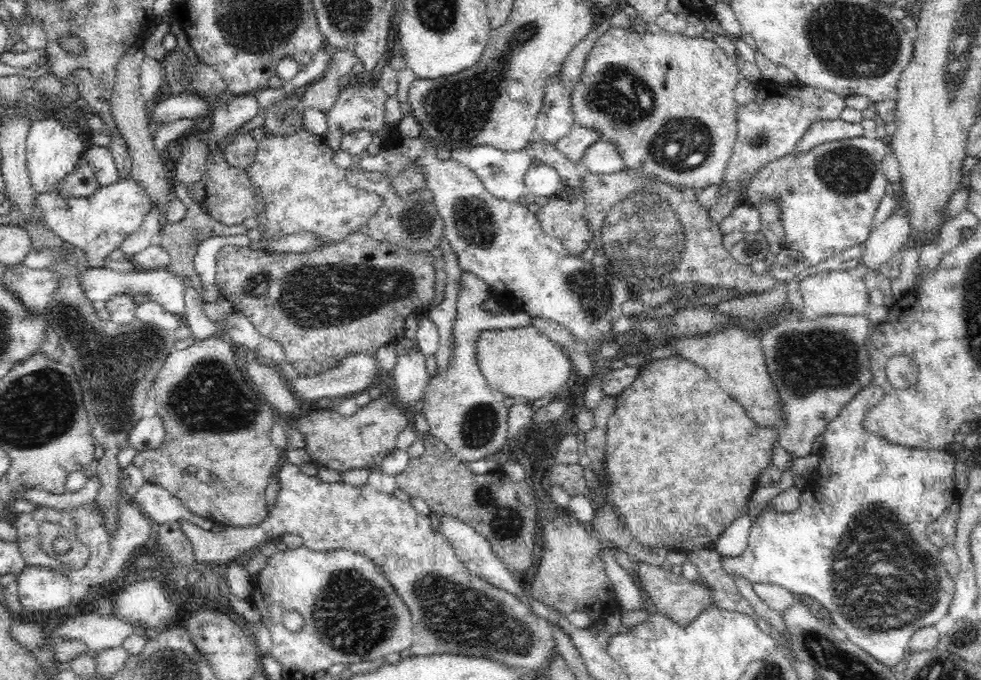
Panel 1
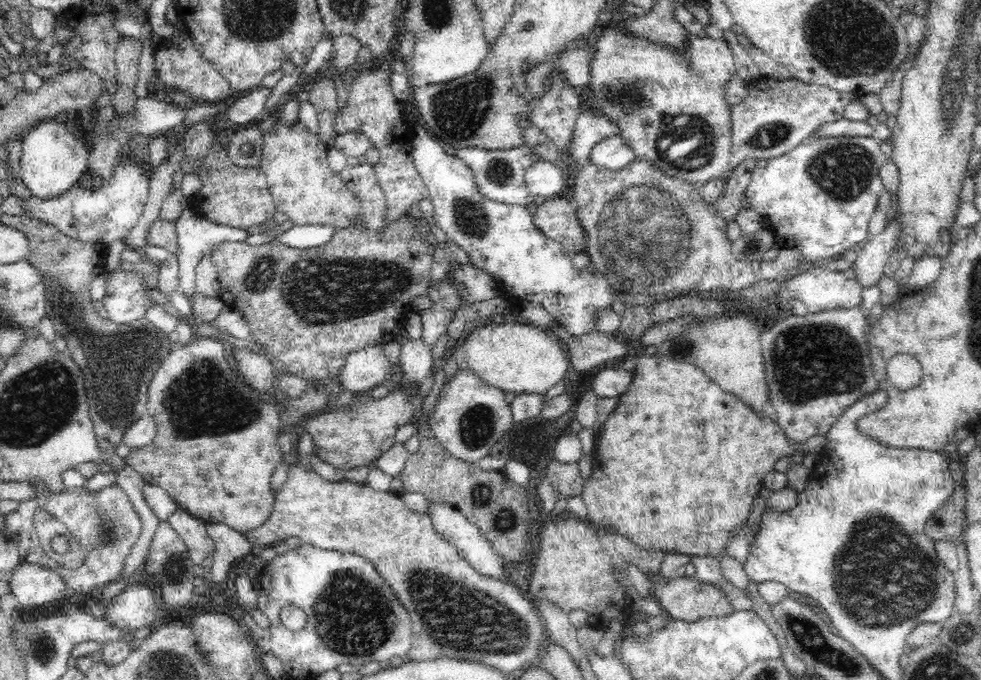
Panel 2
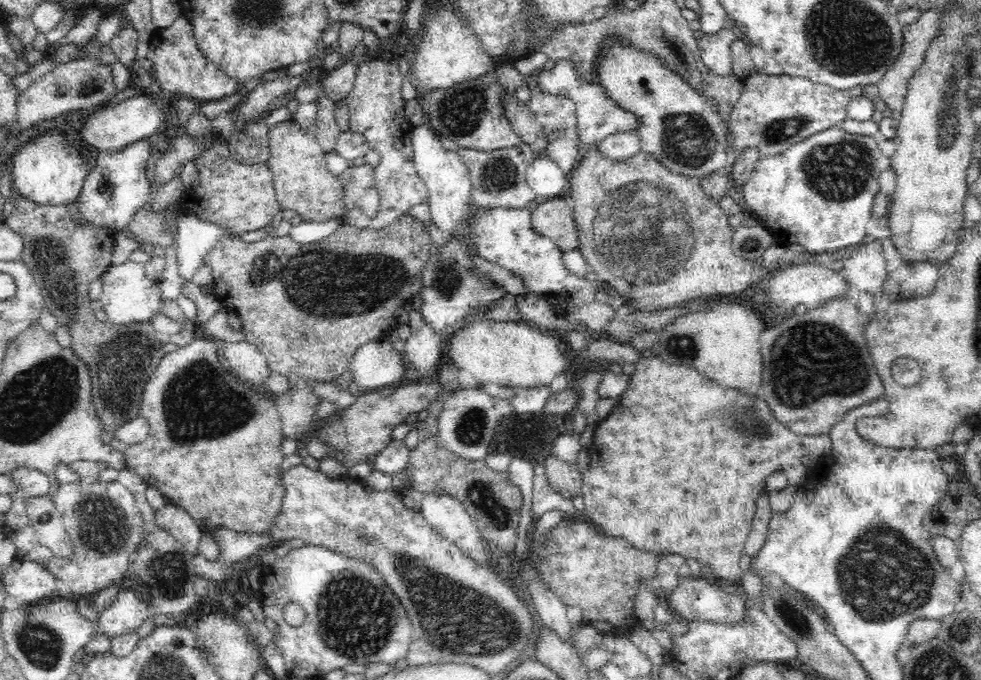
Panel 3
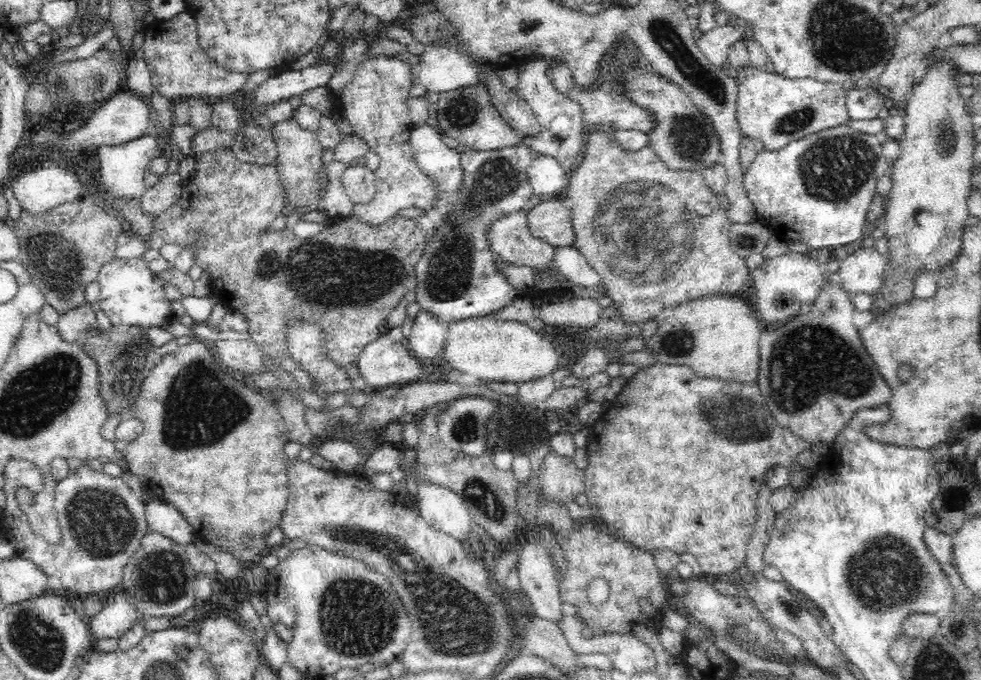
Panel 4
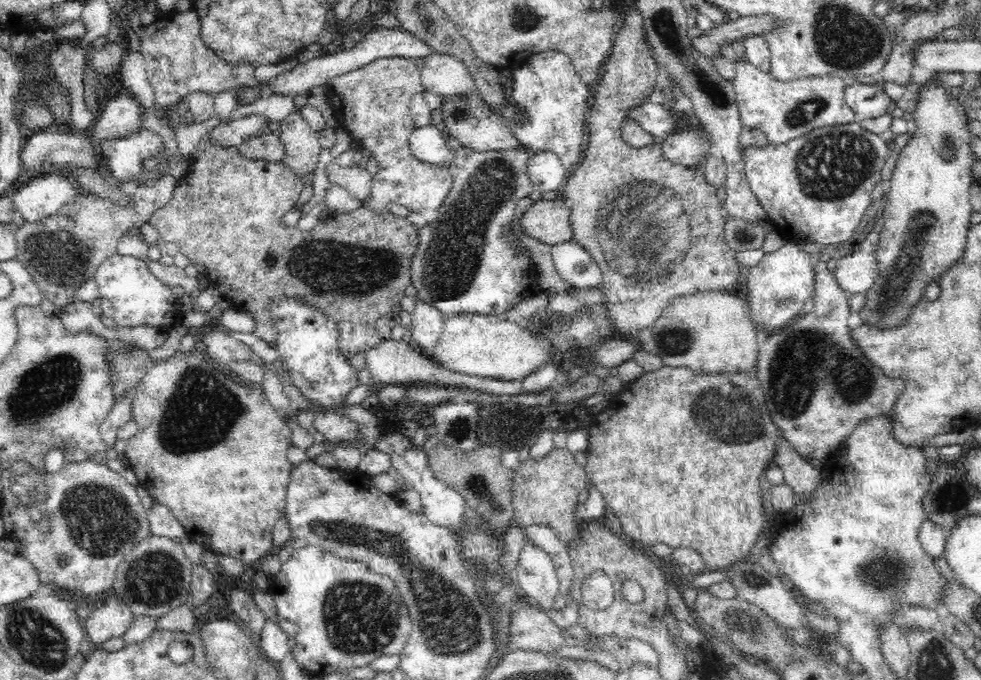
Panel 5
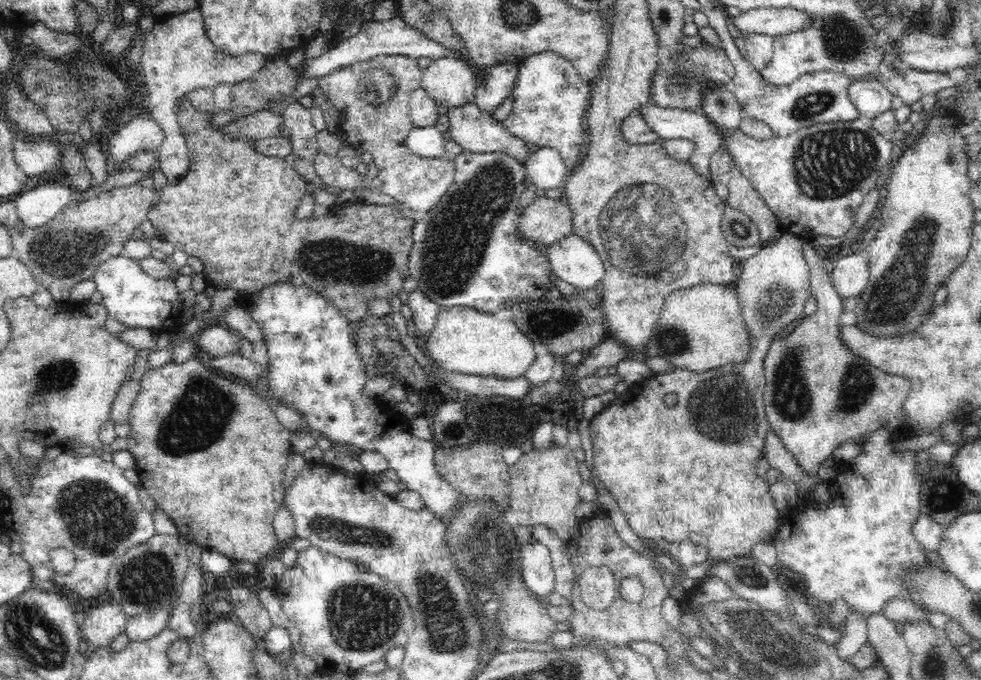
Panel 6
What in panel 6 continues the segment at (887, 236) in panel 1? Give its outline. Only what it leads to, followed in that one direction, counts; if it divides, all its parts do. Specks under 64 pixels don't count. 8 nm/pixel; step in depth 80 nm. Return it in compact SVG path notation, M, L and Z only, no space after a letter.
M837 256L834 259L834 268L830 272L830 278L834 283L835 290L844 300L849 297L861 296L867 288L868 276L868 257L860 256Z

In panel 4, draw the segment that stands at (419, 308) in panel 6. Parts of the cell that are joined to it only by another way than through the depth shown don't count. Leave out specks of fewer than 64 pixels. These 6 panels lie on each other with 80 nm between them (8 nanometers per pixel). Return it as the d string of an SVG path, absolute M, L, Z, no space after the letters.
M424 309L419 312L408 341L410 352L420 363L428 366L438 364L441 348L446 341L447 328L446 324L438 321L430 312Z

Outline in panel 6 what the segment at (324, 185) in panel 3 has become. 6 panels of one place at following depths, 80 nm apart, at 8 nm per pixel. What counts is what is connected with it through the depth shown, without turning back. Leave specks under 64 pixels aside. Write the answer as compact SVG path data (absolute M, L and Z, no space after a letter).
M292 103L286 106L283 116L284 128L288 130L291 144L290 157L298 156L308 162L314 162L314 156L320 151L317 143L318 129L313 125L311 112L302 104Z

